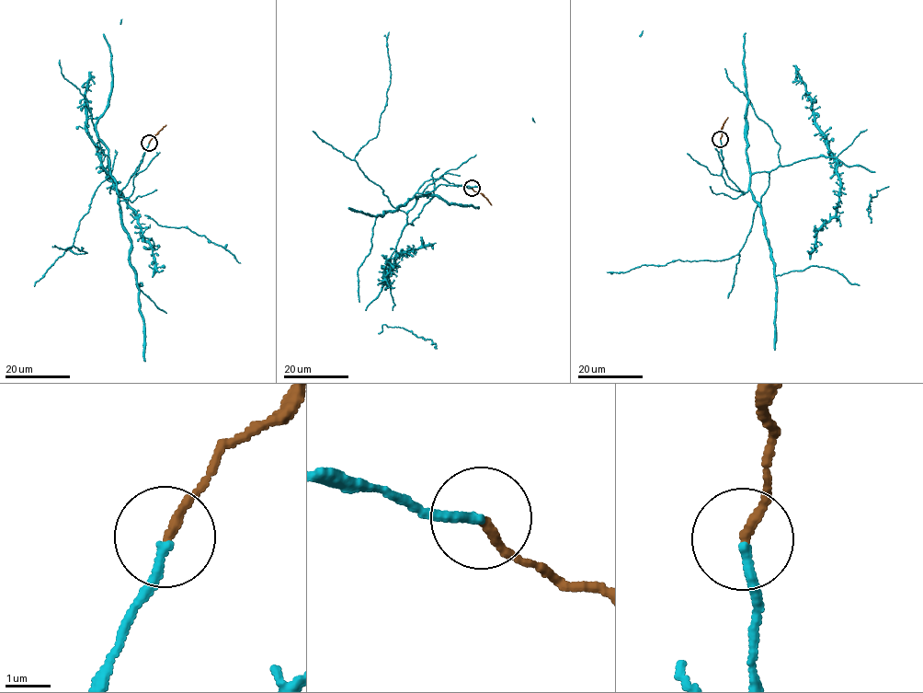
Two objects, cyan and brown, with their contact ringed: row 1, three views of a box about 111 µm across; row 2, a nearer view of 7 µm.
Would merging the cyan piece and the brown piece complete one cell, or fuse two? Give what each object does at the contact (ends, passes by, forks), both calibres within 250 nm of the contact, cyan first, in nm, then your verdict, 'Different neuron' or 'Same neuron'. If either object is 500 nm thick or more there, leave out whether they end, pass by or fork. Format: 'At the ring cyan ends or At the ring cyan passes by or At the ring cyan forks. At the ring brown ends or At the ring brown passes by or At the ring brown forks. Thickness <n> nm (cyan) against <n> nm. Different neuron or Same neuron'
At the ring cyan ends. At the ring brown ends. Thickness 200 nm (cyan) against 200 nm. Same neuron

